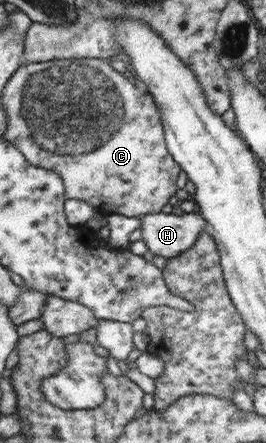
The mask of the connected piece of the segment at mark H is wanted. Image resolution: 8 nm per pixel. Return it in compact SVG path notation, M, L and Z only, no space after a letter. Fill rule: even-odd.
M157 212L141 215L138 230L147 250L165 259L174 259L196 244L199 234L209 231L199 213L175 215Z

